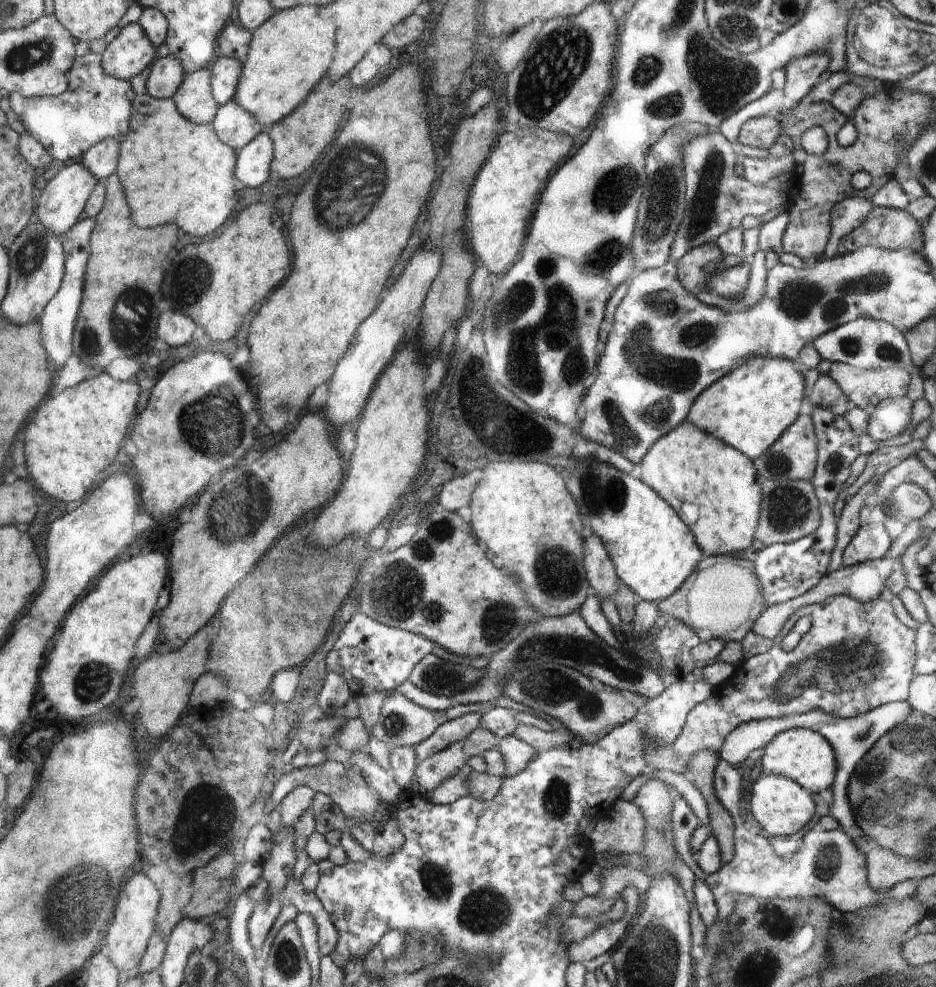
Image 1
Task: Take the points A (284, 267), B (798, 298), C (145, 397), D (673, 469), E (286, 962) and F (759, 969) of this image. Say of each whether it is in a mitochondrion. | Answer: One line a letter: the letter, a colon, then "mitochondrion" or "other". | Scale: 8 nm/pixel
A: other
B: mitochondrion
C: other
D: other
E: mitochondrion
F: mitochondrion

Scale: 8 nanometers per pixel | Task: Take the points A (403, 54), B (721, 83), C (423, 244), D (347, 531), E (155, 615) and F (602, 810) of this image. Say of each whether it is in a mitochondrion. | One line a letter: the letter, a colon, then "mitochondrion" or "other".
A: other
B: mitochondrion
C: other
D: other
E: other
F: other

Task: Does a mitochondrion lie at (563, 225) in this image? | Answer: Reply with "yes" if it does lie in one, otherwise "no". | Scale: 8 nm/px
no

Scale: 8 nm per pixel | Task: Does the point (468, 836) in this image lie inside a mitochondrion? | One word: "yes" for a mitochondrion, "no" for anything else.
no

